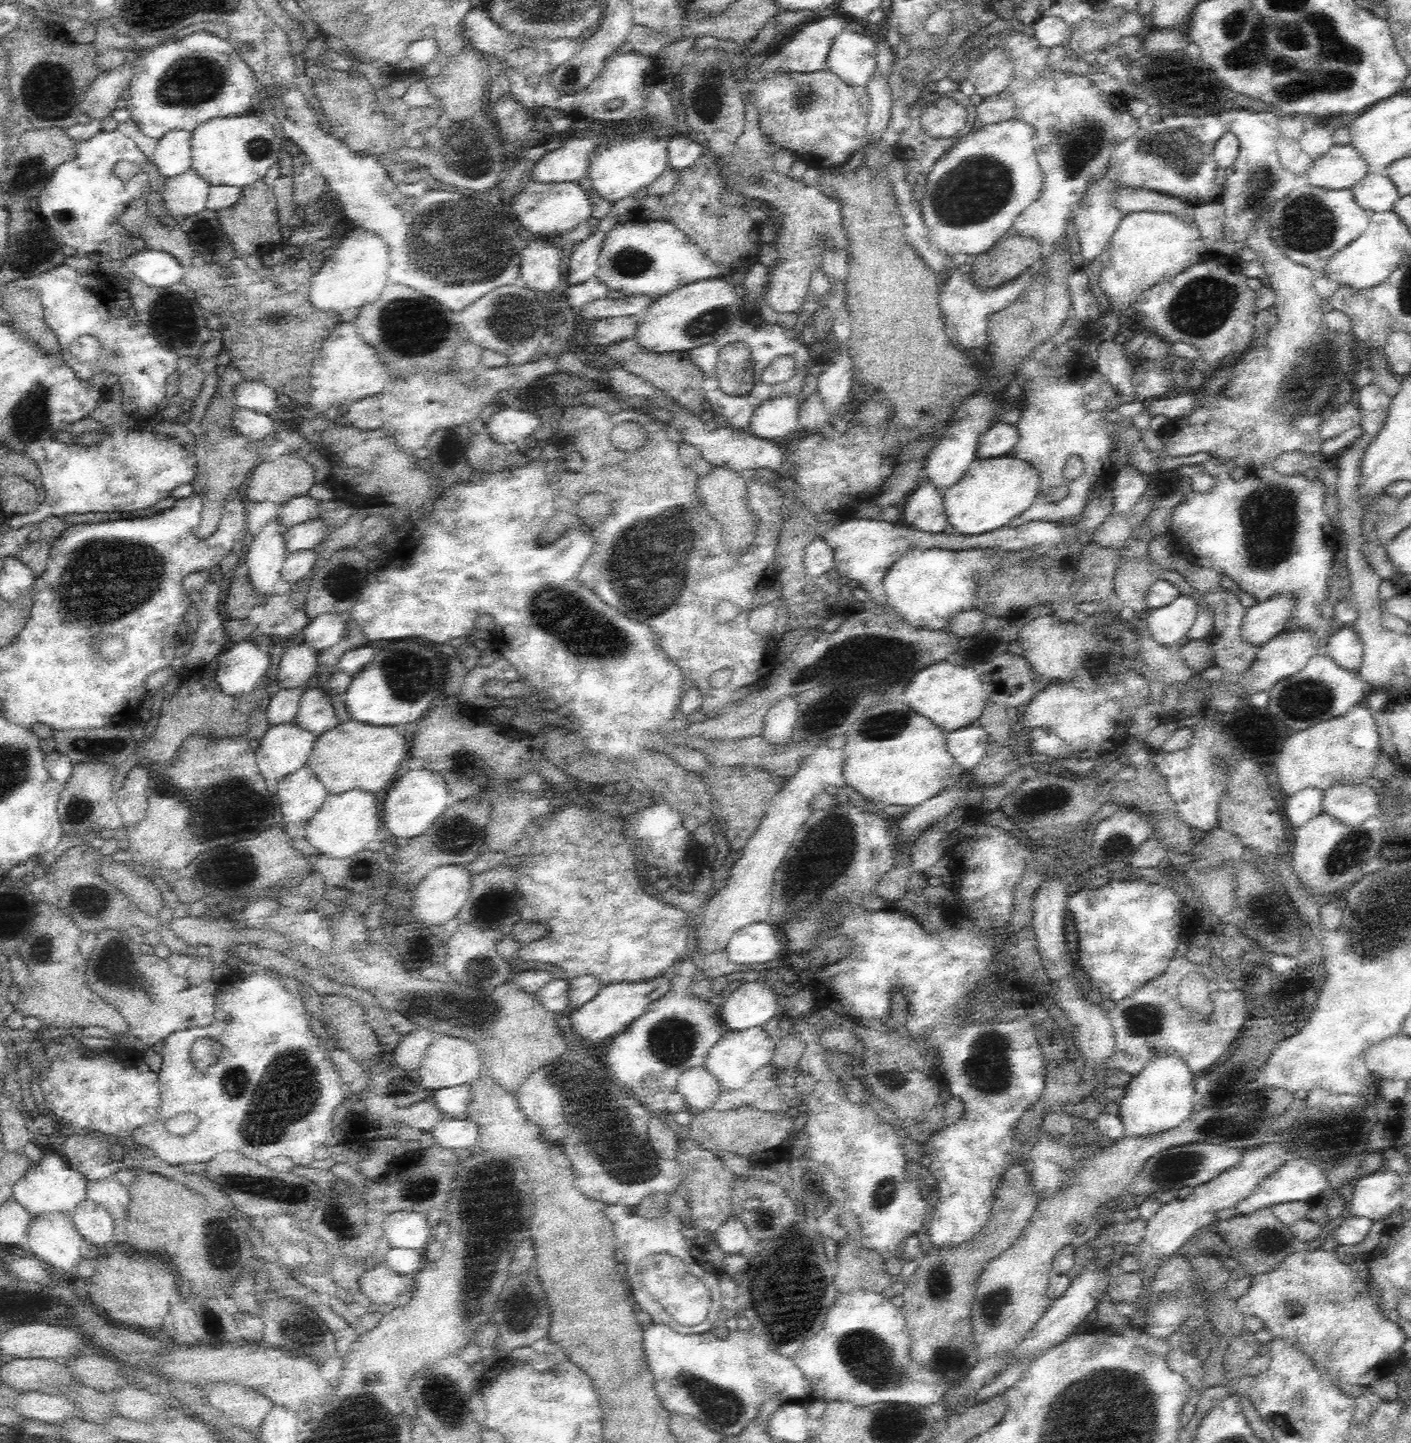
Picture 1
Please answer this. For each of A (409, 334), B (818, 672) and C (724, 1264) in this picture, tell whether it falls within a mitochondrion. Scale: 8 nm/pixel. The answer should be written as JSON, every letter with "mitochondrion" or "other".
{"A":"mitochondrion","B":"mitochondrion","C":"other"}

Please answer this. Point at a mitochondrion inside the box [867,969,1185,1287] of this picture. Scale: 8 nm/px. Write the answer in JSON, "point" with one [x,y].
{"point":[987,1065]}

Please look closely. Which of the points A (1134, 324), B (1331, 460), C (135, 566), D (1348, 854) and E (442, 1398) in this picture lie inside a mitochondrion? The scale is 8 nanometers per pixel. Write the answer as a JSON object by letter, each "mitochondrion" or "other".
{"A":"other","B":"other","C":"mitochondrion","D":"mitochondrion","E":"mitochondrion"}

